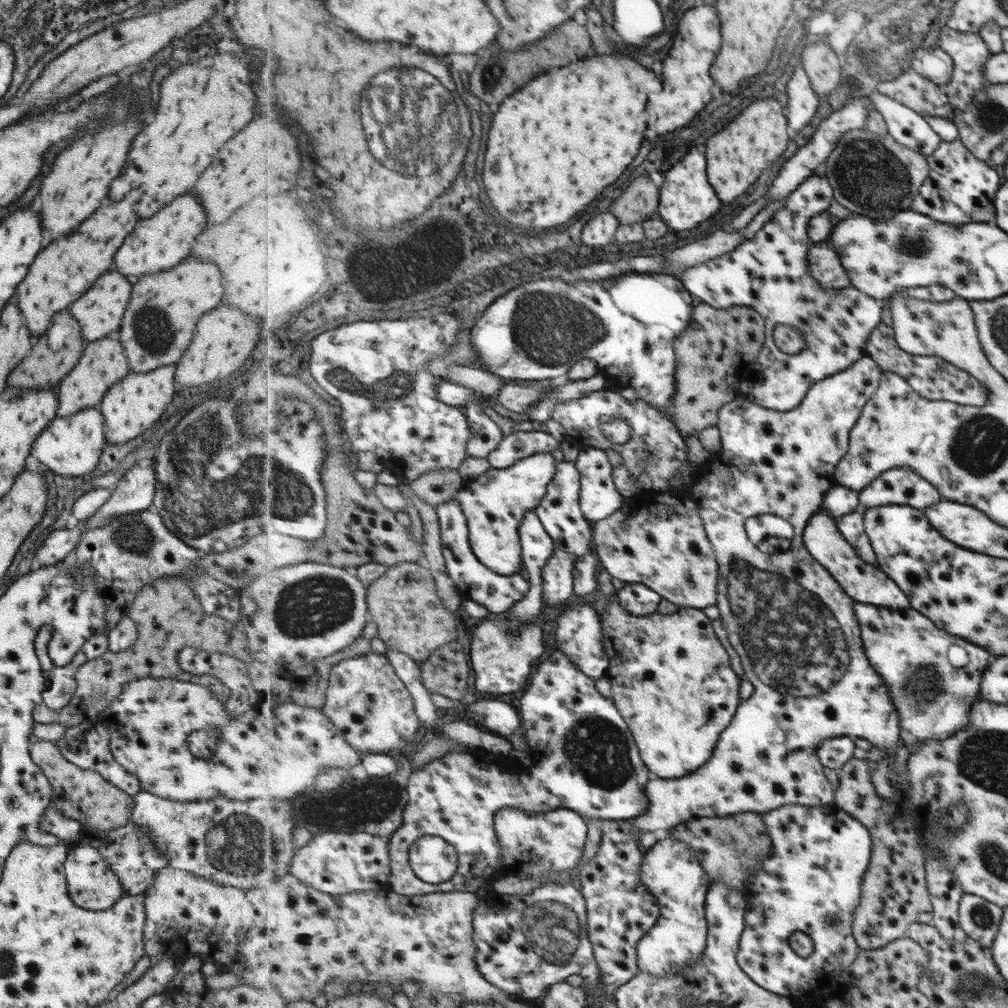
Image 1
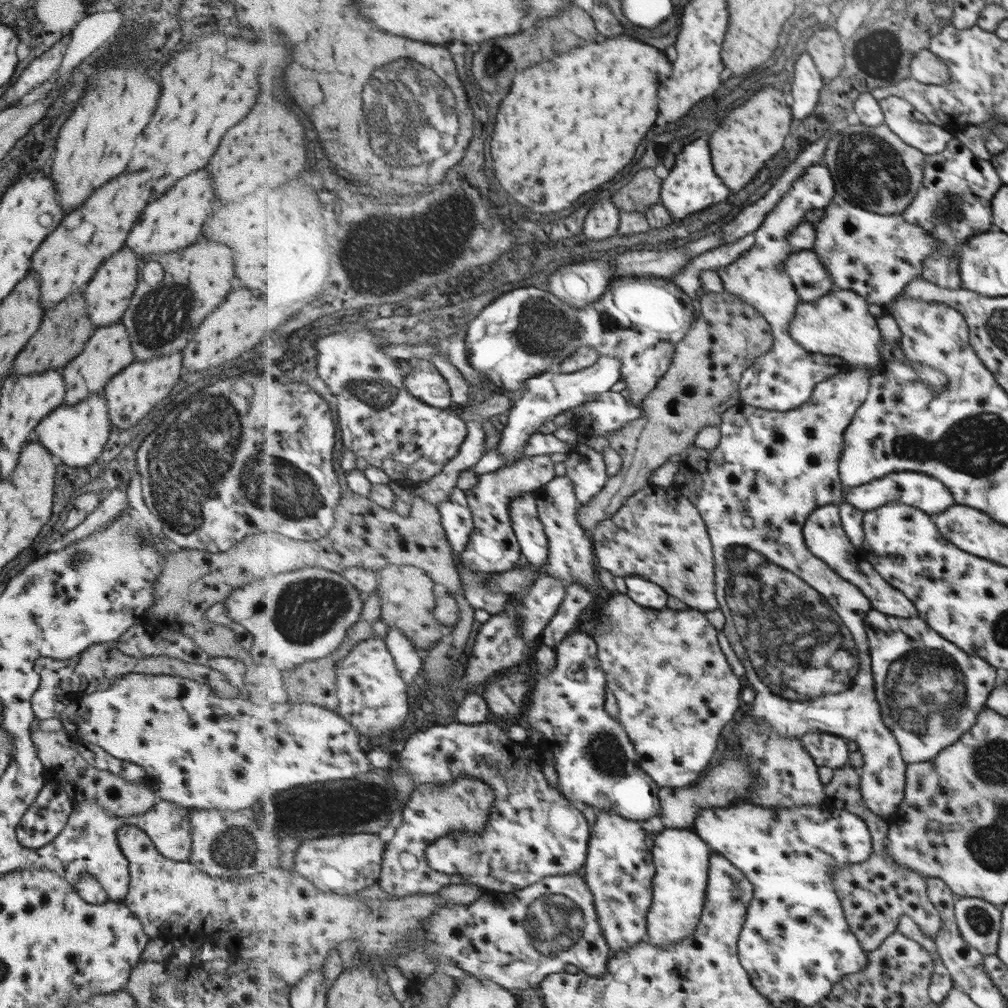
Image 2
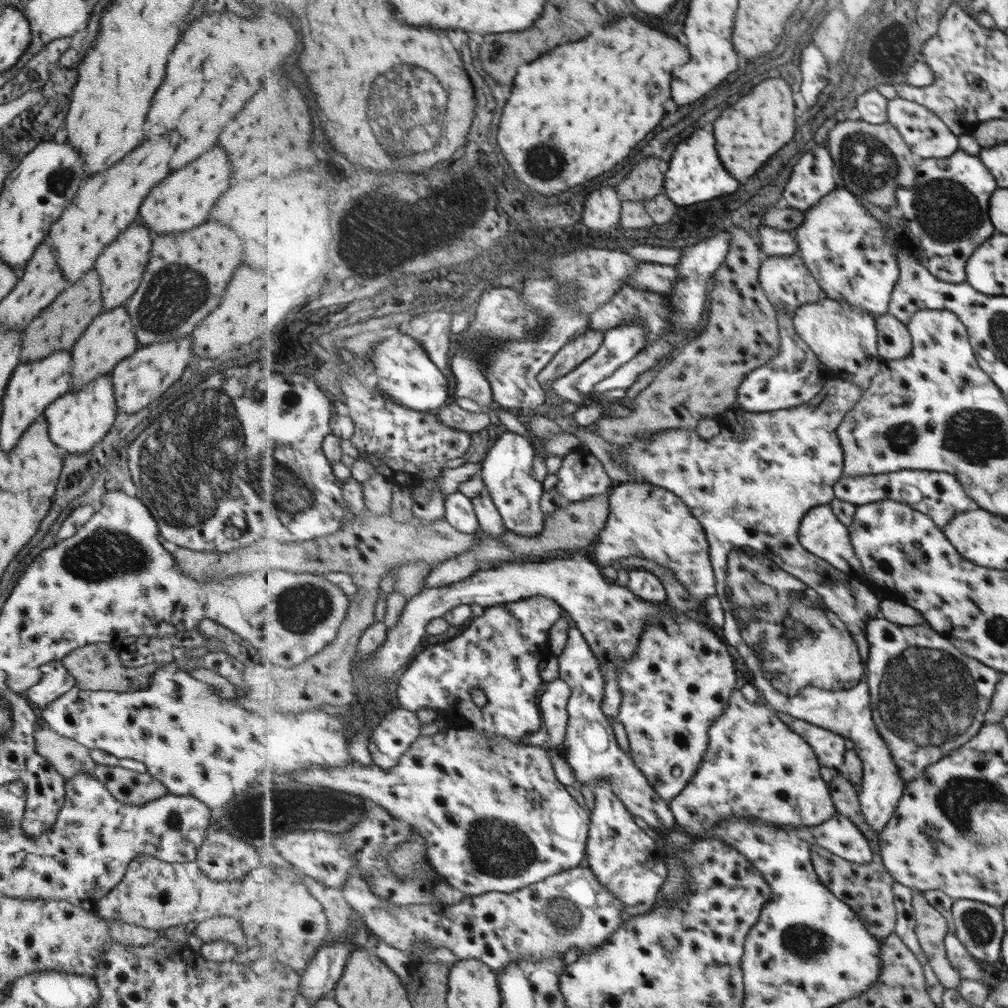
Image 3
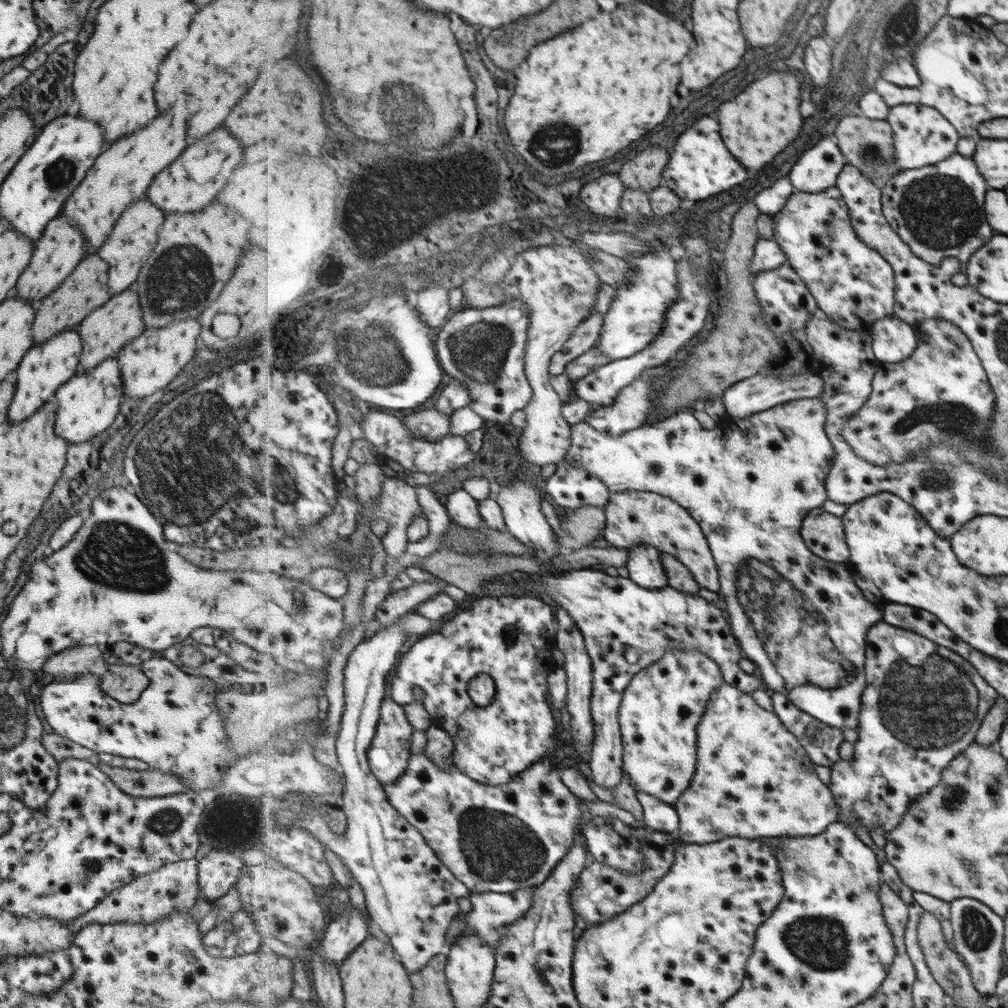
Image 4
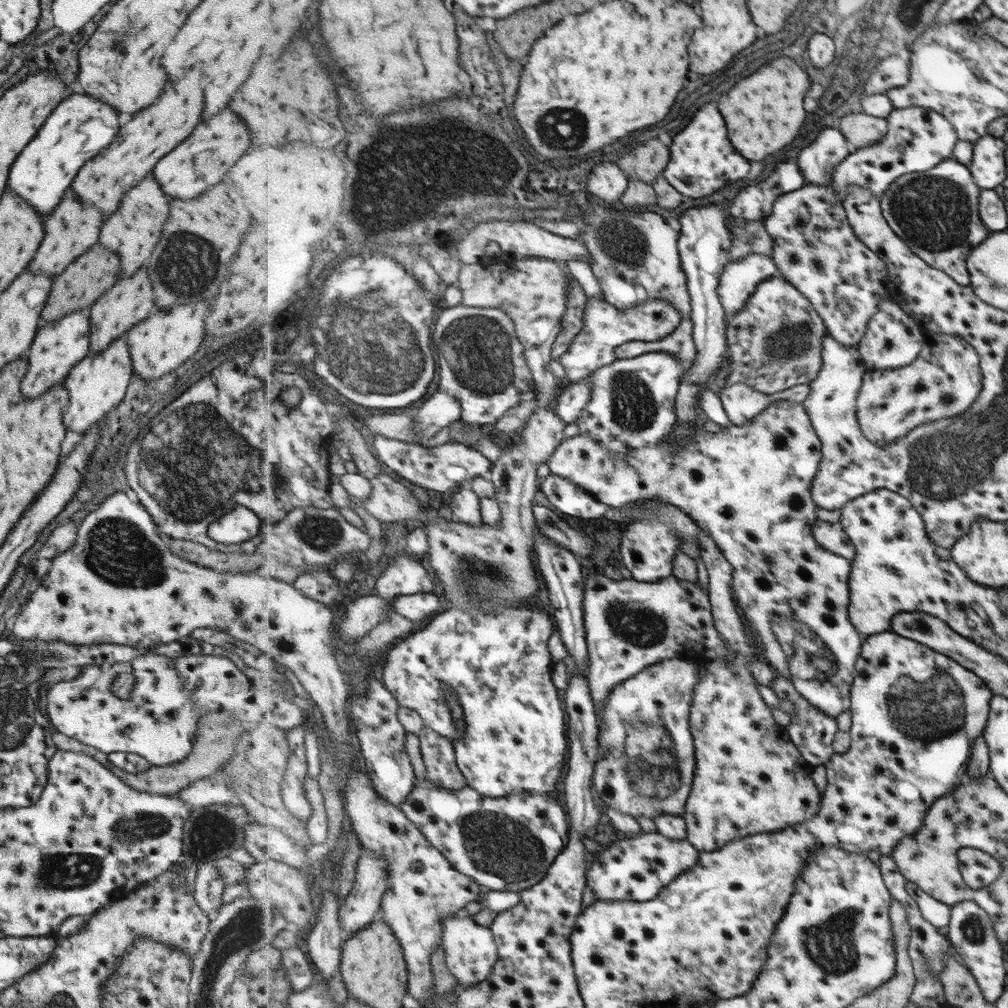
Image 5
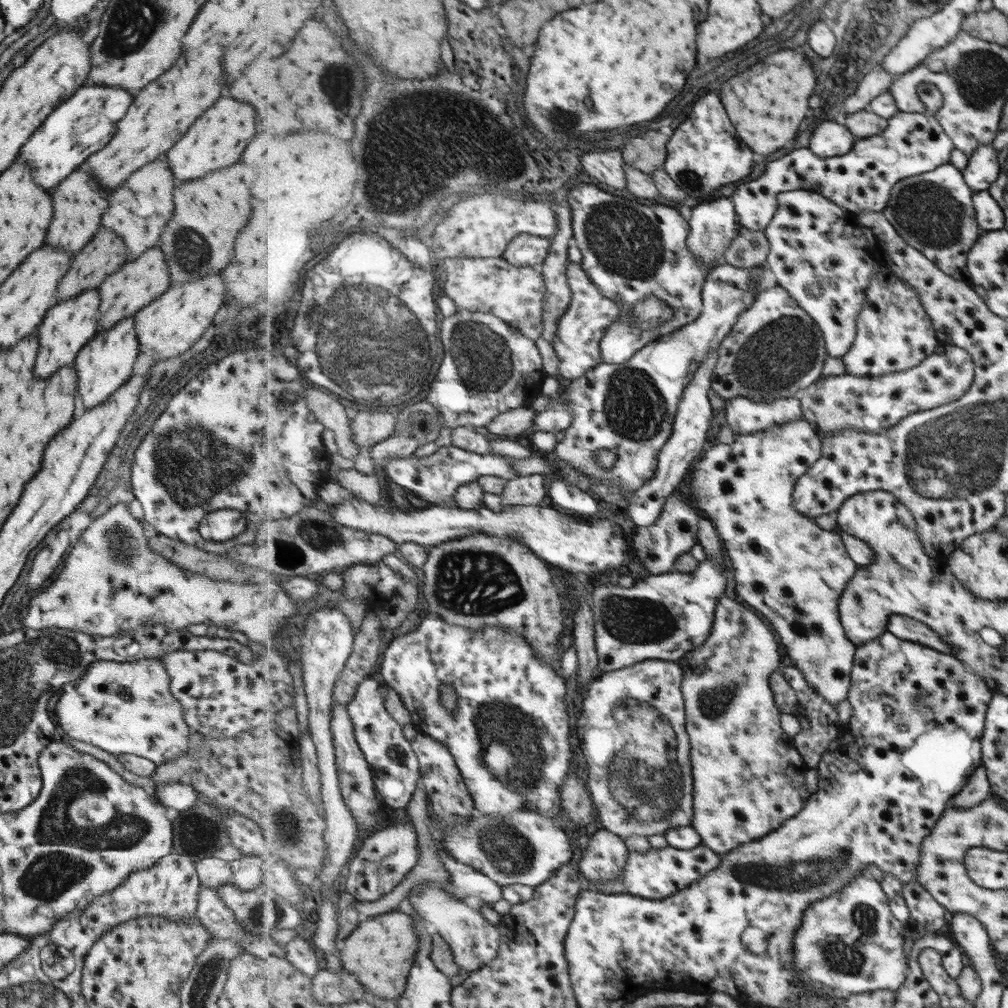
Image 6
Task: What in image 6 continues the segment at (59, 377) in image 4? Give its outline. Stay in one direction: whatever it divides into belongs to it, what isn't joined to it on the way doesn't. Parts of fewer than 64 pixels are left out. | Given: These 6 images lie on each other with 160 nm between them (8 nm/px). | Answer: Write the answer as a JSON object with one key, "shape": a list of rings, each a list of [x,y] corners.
{"shape":[[[97,288],[85,289],[78,295],[62,301],[59,304],[51,304],[39,326],[35,328],[34,334],[39,338],[39,352],[35,358],[33,376],[37,378],[47,378],[57,368],[71,364],[79,349],[99,331],[96,316],[100,298]]]}

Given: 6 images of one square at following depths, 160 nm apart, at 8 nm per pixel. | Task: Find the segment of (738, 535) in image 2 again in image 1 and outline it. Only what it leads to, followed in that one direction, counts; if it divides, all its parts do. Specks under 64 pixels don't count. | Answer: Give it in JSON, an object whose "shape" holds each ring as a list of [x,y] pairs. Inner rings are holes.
{"shape":[[[867,354],[847,370],[816,382],[802,404],[791,412],[767,410],[742,395],[720,410],[717,426],[722,436],[722,450],[699,464],[699,472],[690,491],[691,498],[700,506],[708,537],[718,555],[721,578],[716,605],[721,613],[720,619],[730,634],[736,652],[741,655],[745,679],[754,685],[754,694],[739,705],[734,721],[722,732],[714,756],[706,765],[681,778],[653,776],[647,783],[650,806],[645,814],[634,819],[639,834],[655,830],[672,831],[681,823],[695,818],[769,812],[785,804],[835,804],[837,788],[827,778],[827,766],[822,765],[817,750],[825,740],[837,737],[864,738],[873,747],[886,751],[887,756],[877,762],[879,770],[873,772],[873,781],[881,799],[891,800],[895,797],[892,770],[886,767],[890,766],[890,760],[896,757],[901,747],[903,728],[898,707],[894,705],[883,676],[869,664],[862,627],[854,609],[856,600],[807,550],[804,542],[810,520],[822,509],[827,493],[839,485],[836,470],[842,458],[850,452],[851,431],[869,399],[880,388],[885,373]],[[764,514],[780,516],[794,526],[793,546],[789,550],[769,554],[759,550],[749,538],[745,528],[747,519]],[[739,558],[747,562],[743,568],[739,566]],[[847,646],[851,648],[849,652]],[[849,654],[853,656],[851,660]],[[847,666],[849,672],[845,674]]]}

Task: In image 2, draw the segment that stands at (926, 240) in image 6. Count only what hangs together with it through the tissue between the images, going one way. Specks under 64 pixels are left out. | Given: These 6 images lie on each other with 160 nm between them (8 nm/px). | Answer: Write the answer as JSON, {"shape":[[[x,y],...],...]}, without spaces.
{"shape":[[[954,137],[941,152],[926,155],[925,162],[923,186],[902,216],[907,222],[918,223],[929,230],[935,242],[939,242],[941,246],[927,258],[923,276],[939,288],[953,290],[961,285],[958,260],[955,259],[957,245],[963,245],[976,233],[994,229],[992,201],[1003,186],[1002,180],[998,178],[997,170],[989,164],[988,159],[980,159]]]}

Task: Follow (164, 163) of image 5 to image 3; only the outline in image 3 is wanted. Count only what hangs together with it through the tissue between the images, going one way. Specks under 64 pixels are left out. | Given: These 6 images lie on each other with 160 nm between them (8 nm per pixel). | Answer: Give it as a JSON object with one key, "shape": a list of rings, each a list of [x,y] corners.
{"shape":[[[213,146],[211,150],[199,154],[199,158],[195,158],[181,170],[171,172],[167,178],[163,178],[151,188],[151,192],[139,206],[139,216],[141,216],[139,222],[147,226],[147,232],[155,230],[157,234],[189,230],[207,218],[215,200],[227,188],[229,184],[227,180],[229,180],[227,156],[219,146]]]}

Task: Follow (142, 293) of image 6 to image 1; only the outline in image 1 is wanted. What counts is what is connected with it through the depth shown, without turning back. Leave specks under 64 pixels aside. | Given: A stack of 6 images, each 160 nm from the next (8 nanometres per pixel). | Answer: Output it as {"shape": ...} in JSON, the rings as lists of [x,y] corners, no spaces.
{"shape":[[[107,335],[99,342],[85,343],[82,356],[75,366],[60,380],[57,386],[57,417],[70,417],[78,410],[98,406],[108,388],[123,378],[130,368],[124,350],[115,338]]]}

